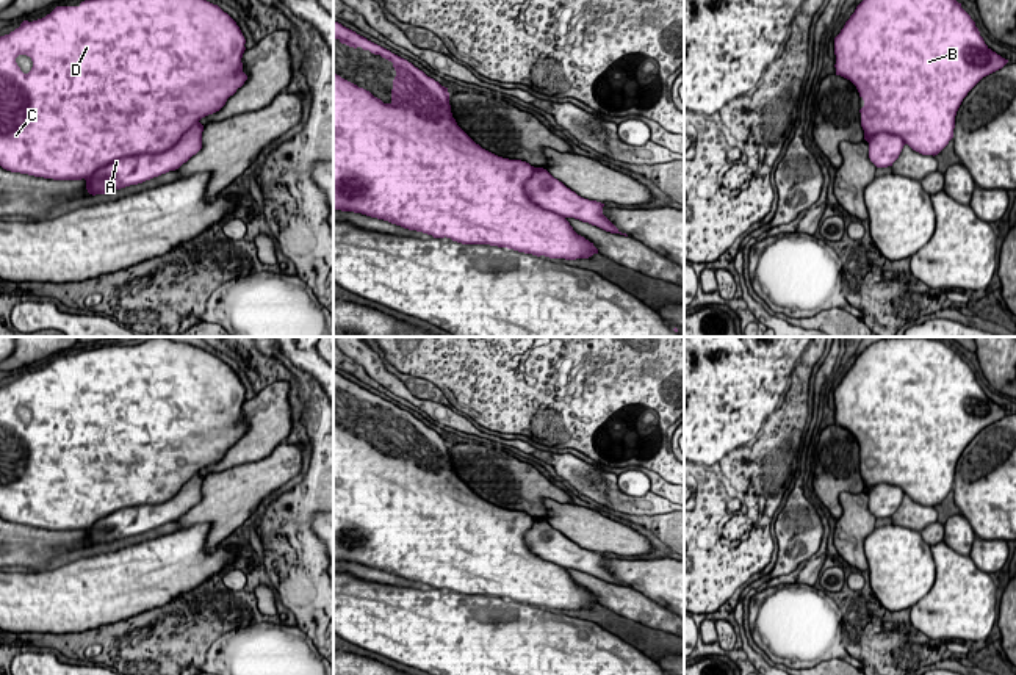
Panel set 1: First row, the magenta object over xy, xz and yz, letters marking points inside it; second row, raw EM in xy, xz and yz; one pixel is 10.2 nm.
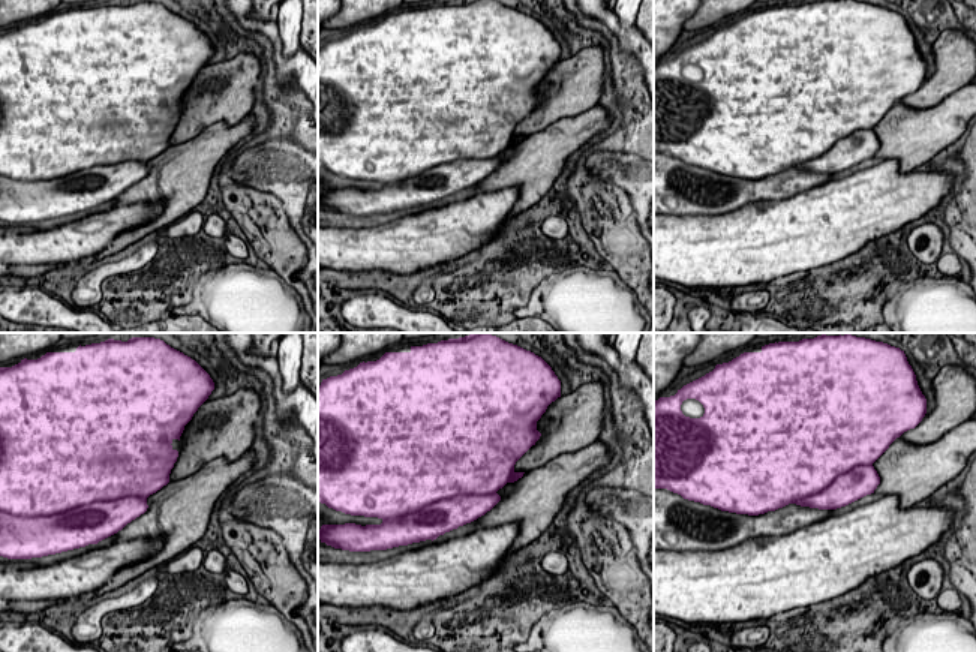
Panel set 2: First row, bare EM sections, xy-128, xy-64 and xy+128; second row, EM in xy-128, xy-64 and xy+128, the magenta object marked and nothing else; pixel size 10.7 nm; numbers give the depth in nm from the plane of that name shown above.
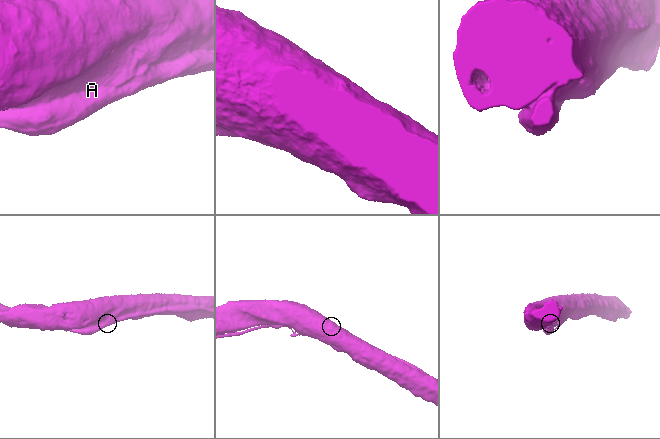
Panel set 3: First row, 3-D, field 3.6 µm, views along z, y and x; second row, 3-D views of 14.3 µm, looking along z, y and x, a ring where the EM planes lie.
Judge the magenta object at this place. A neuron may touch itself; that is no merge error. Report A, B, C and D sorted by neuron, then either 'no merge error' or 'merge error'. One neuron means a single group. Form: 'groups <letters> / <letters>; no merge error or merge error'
groups A / B C D; merge error

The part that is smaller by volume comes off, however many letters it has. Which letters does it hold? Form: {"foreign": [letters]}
{"foreign": ["A"]}

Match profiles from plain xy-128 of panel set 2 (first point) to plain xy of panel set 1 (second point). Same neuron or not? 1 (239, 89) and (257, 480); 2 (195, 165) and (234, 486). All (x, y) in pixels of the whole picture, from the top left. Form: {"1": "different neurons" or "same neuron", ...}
{"1": "different neurons", "2": "same neuron"}

